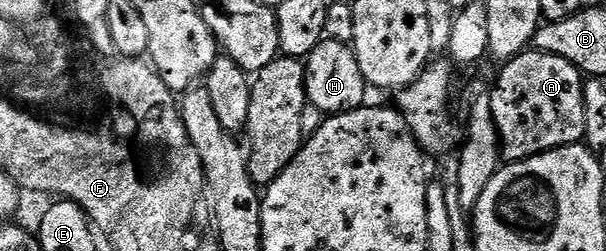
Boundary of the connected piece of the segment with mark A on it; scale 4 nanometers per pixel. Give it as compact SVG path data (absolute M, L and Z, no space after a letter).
M524 50L502 65L495 89L490 89L493 122L499 131L502 159L528 160L584 139L584 73L565 58L538 50Z

